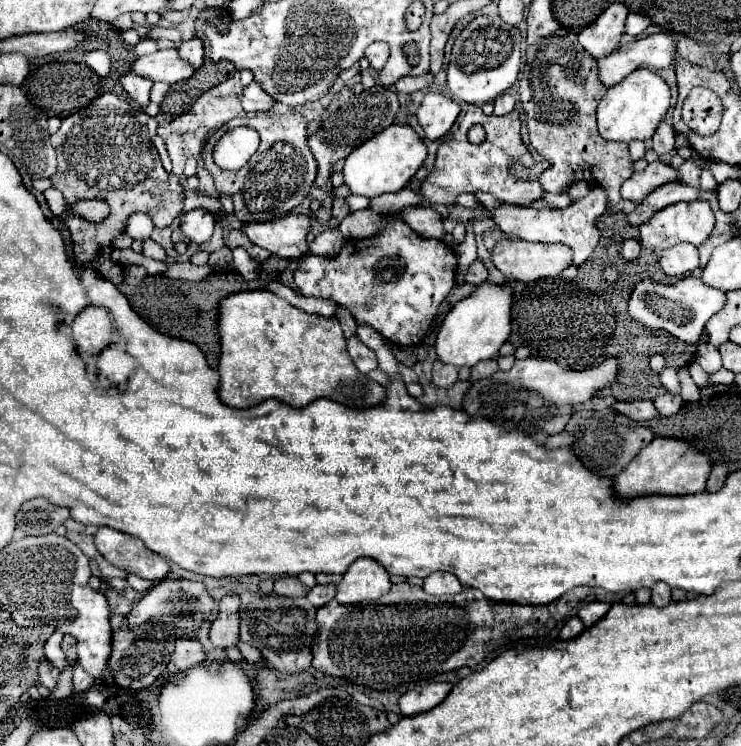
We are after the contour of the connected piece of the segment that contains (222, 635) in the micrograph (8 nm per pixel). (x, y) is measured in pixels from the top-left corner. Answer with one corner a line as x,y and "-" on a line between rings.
237,607
223,609
217,613
217,619
211,625
211,643
215,647
231,647
239,641
239,611

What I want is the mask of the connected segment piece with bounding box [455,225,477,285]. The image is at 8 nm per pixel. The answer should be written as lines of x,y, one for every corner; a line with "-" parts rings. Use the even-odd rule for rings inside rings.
471,225
467,227
467,237
465,237
465,241
463,241
459,247
455,247
455,255
457,255
457,261
459,261
457,283
461,285
467,267
477,259
477,245
475,245
475,235
473,235
473,231
471,231

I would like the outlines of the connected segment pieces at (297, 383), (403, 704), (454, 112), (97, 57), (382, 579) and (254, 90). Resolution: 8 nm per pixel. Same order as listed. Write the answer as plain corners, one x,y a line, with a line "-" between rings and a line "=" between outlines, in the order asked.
239,291
219,303
217,333
221,343
219,355
219,399
237,409
247,409
269,397
279,399
291,407
305,407
315,399
333,399
349,407
371,407
385,399
385,387
371,381
367,375
359,373
353,365
341,325
337,319
327,319
319,315
309,315
285,299
279,299
271,291
=
429,683
429,685
417,687
399,697
399,709
403,715
417,715
417,713
429,711
435,705
439,705
449,691
451,691
449,683
=
427,93
417,109
417,119
425,131
425,139
441,139
451,129
459,113
461,107
457,101
441,93
=
89,51
85,55
85,63
99,75
99,77
107,77
111,71
111,57
105,51
=
359,557
337,585
335,599
339,603
359,603
365,599
379,599
389,593
391,581
387,571
371,557
=
253,81
243,89
241,103
247,113
255,113
255,111
267,111
275,101
271,97
267,97
267,93
263,93
263,89
259,89
257,81

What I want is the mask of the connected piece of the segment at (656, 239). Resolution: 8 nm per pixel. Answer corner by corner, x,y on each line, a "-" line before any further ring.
681,201
681,203
675,203
667,209
661,209
659,213
655,213
655,217
651,217
651,221
647,221
639,227
639,233
641,233
641,245
659,253
681,241
687,241
687,243
699,247
711,235
713,227
715,227
715,215
711,211
709,201
689,201
689,203

